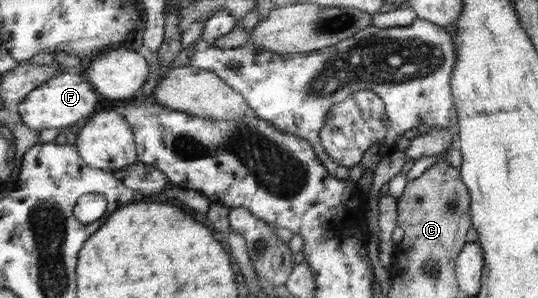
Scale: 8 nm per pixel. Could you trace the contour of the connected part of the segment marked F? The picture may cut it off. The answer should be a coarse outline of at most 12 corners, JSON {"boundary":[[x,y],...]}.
{"boundary":[[64,70],[17,107],[34,131],[66,128],[98,107],[80,71]]}

